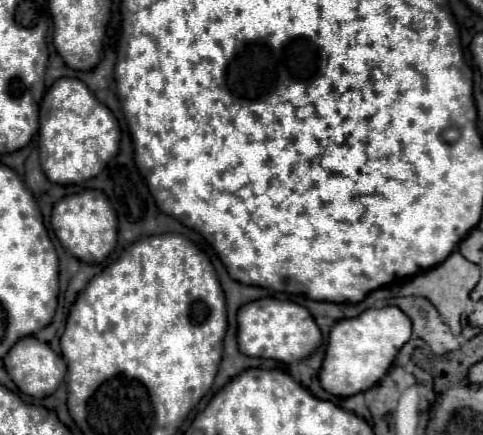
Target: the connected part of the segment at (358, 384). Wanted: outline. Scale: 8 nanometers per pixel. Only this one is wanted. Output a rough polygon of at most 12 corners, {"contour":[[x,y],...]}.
{"contour":[[398,307],[366,309],[328,335],[320,385],[376,385],[410,339]]}

